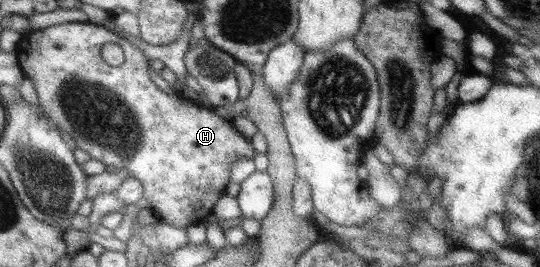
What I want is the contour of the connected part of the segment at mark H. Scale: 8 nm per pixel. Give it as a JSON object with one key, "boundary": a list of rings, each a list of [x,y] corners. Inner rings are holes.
{"boundary":[[[82,21],[63,22],[42,29],[36,29],[35,31],[30,31],[22,35],[17,43],[16,51],[18,52],[17,61],[22,70],[22,75],[34,85],[34,92],[36,93],[36,97],[38,97],[38,103],[47,115],[48,121],[52,124],[54,123],[58,130],[66,132],[70,138],[72,138],[72,141],[76,143],[76,148],[90,155],[90,158],[94,158],[94,160],[98,160],[98,162],[102,162],[105,165],[111,164],[117,169],[128,170],[131,174],[130,177],[134,177],[141,182],[143,186],[142,198],[148,202],[148,210],[150,210],[158,220],[164,220],[164,222],[170,224],[170,226],[178,226],[178,228],[180,228],[203,223],[205,218],[212,214],[212,208],[214,204],[216,204],[216,200],[225,193],[225,186],[229,183],[228,171],[230,164],[236,162],[238,158],[248,158],[248,160],[252,160],[254,154],[256,154],[250,140],[246,140],[244,136],[234,129],[231,120],[224,120],[224,118],[214,114],[213,108],[199,107],[194,96],[191,94],[178,93],[178,96],[174,99],[156,88],[150,81],[148,72],[146,72],[150,66],[149,60],[144,56],[144,53],[129,40],[122,38],[120,34],[116,32],[105,29],[104,26]],[[107,42],[118,44],[122,49],[125,60],[120,66],[108,66],[108,64],[103,61],[100,54],[101,46]]]}

